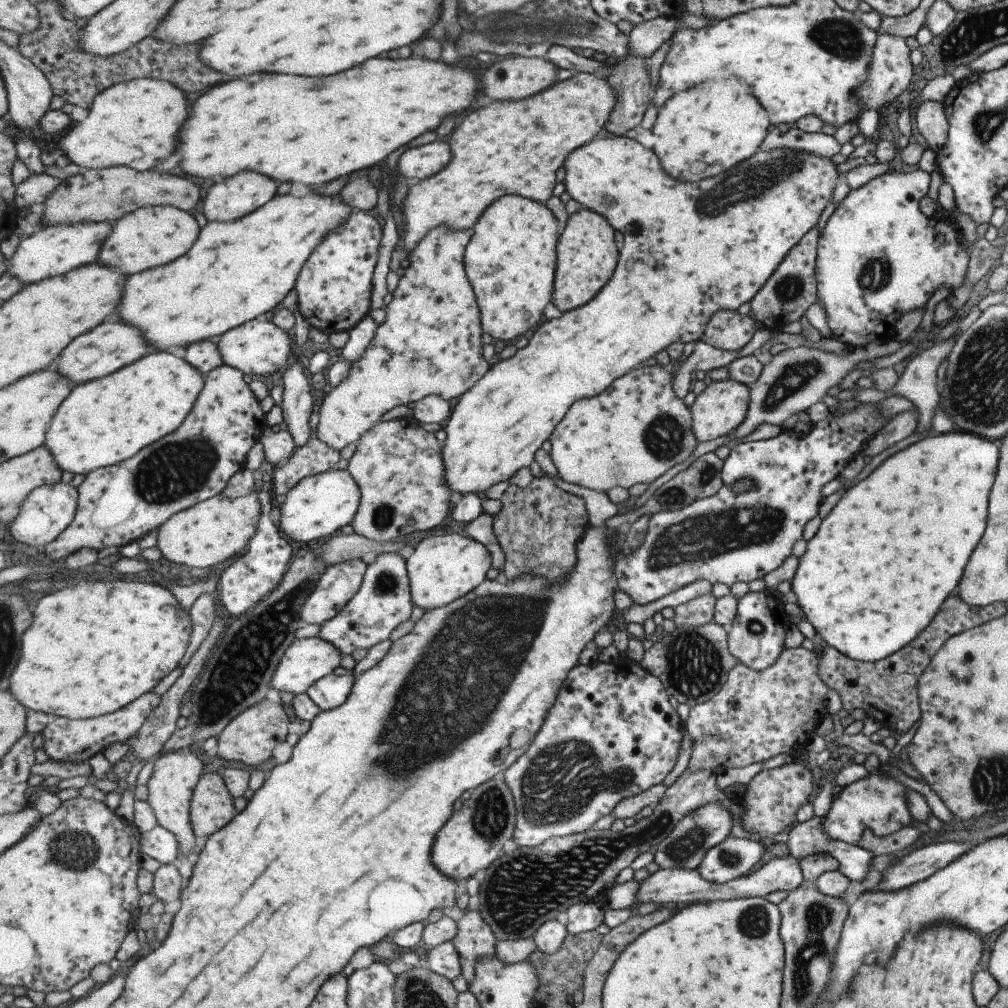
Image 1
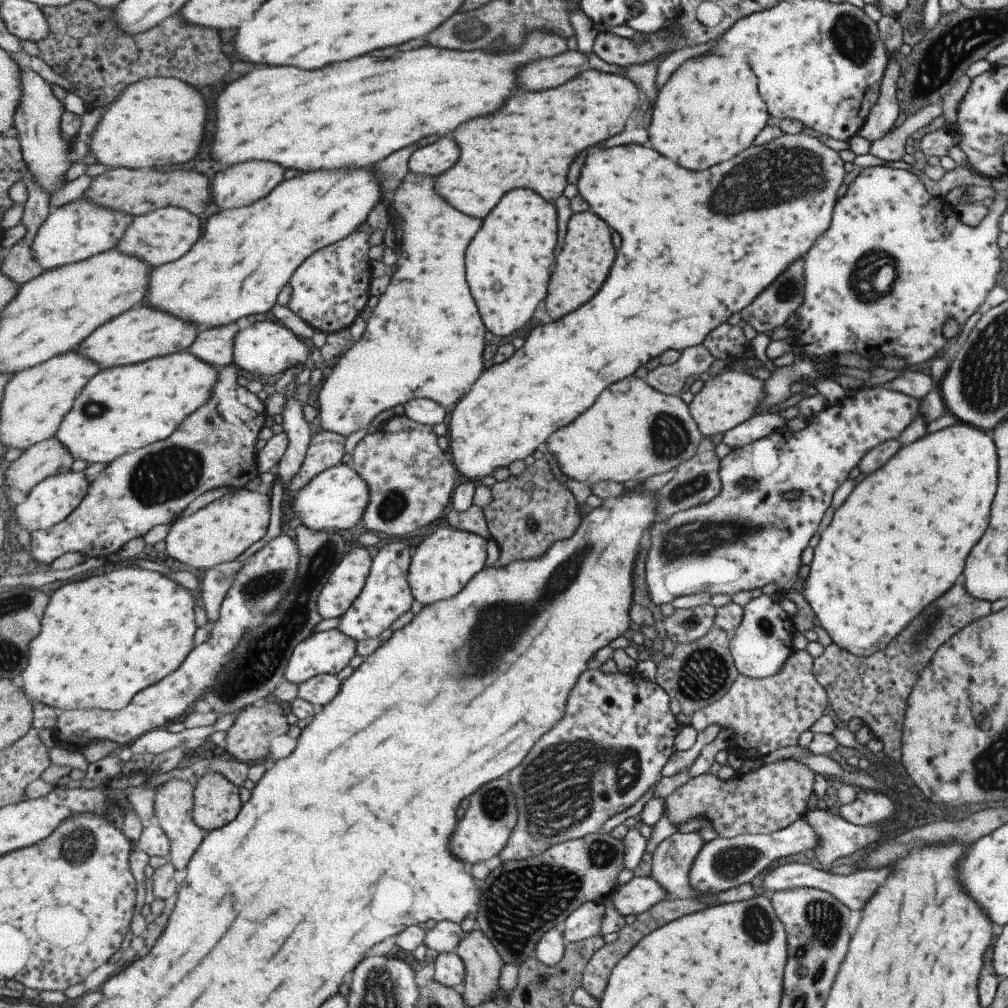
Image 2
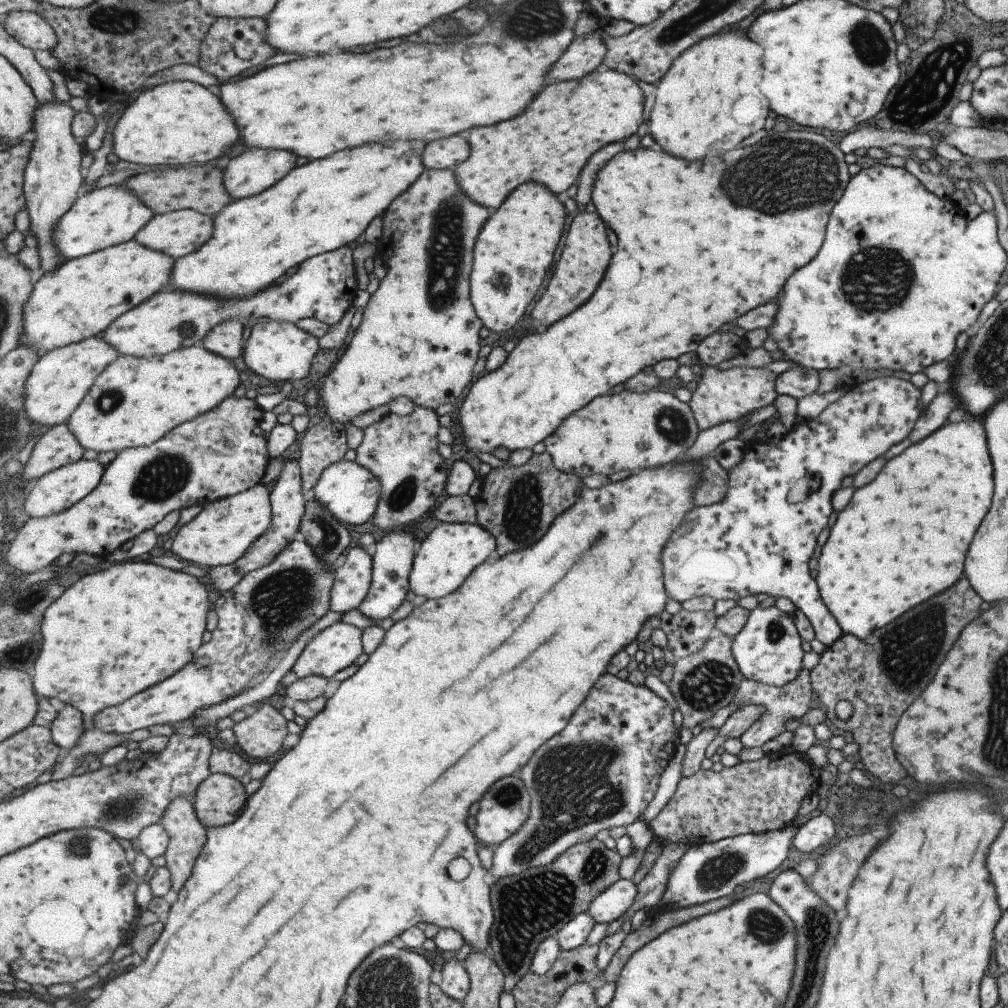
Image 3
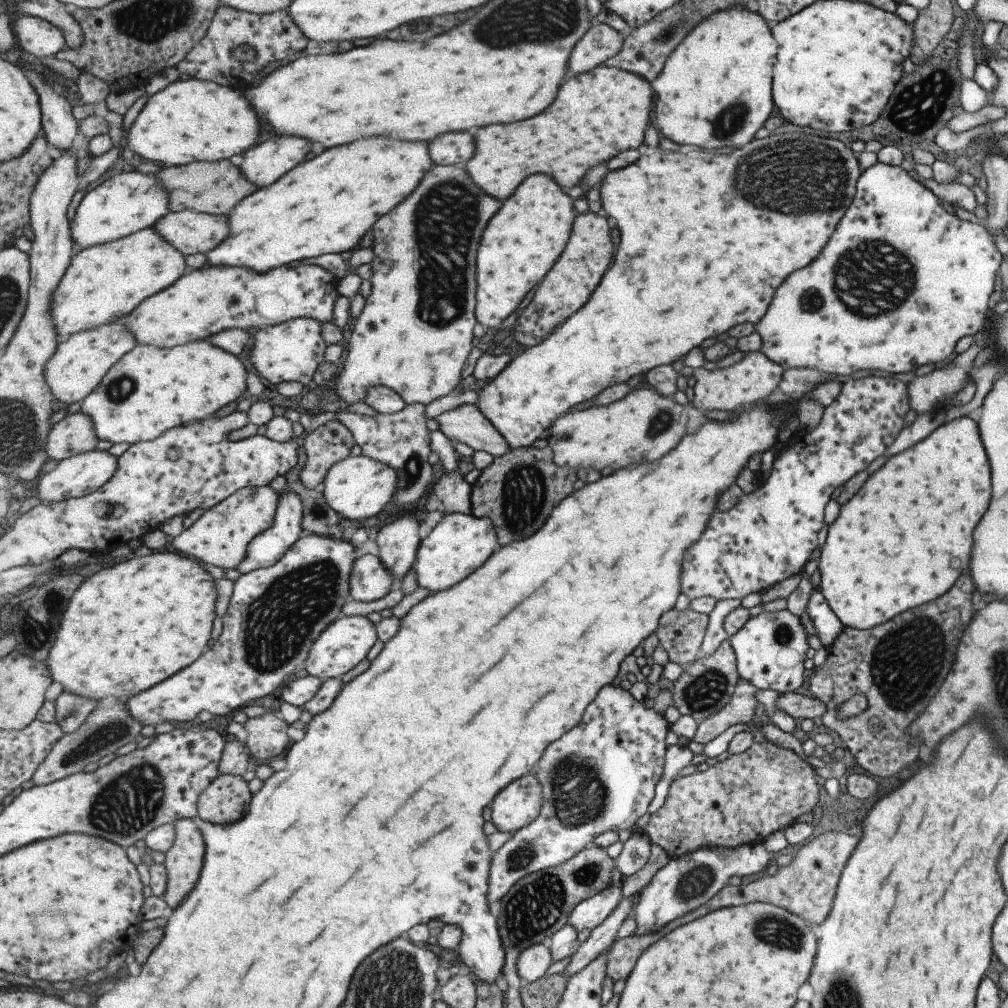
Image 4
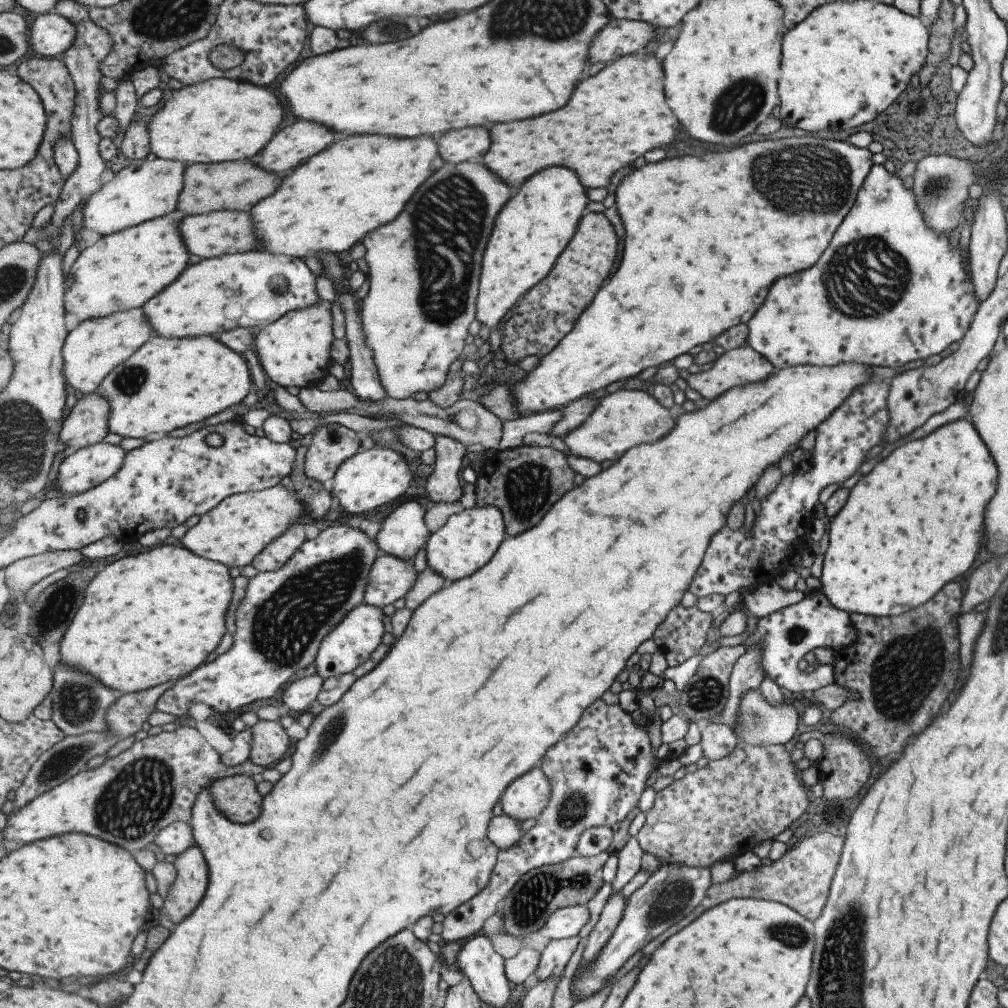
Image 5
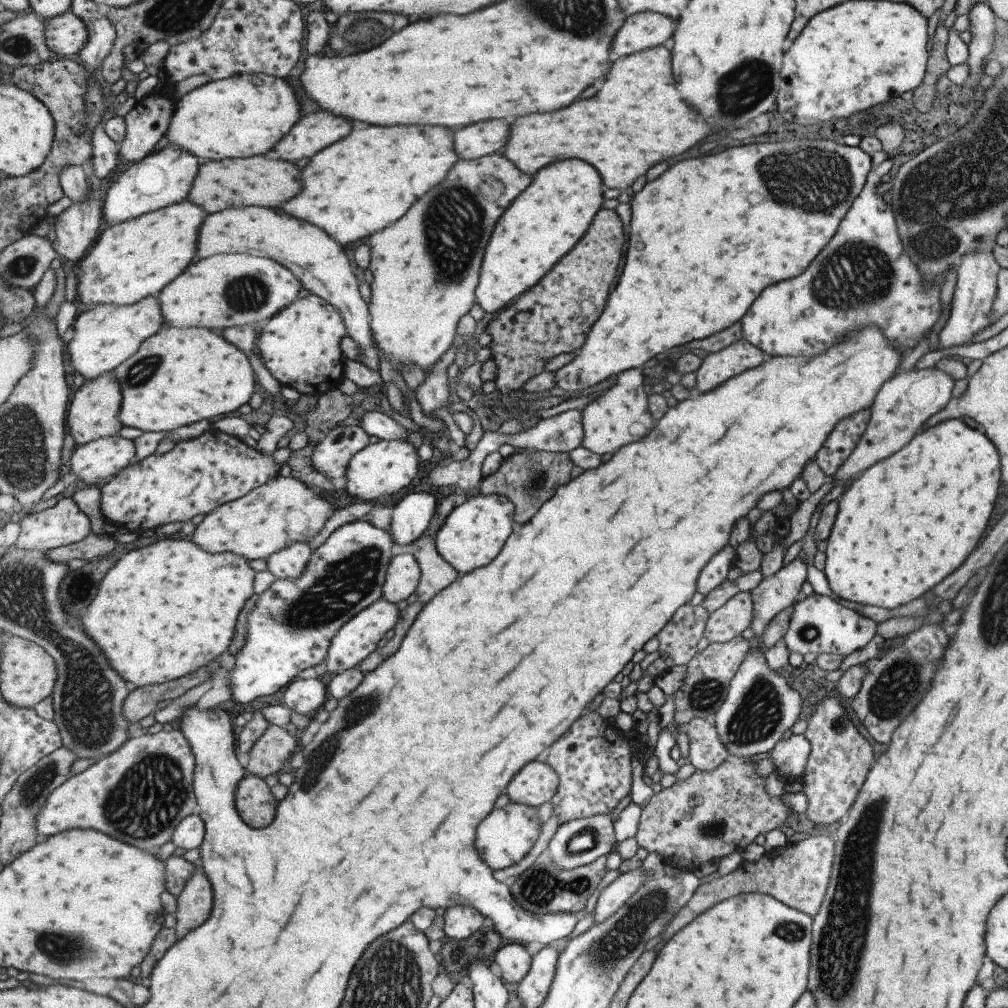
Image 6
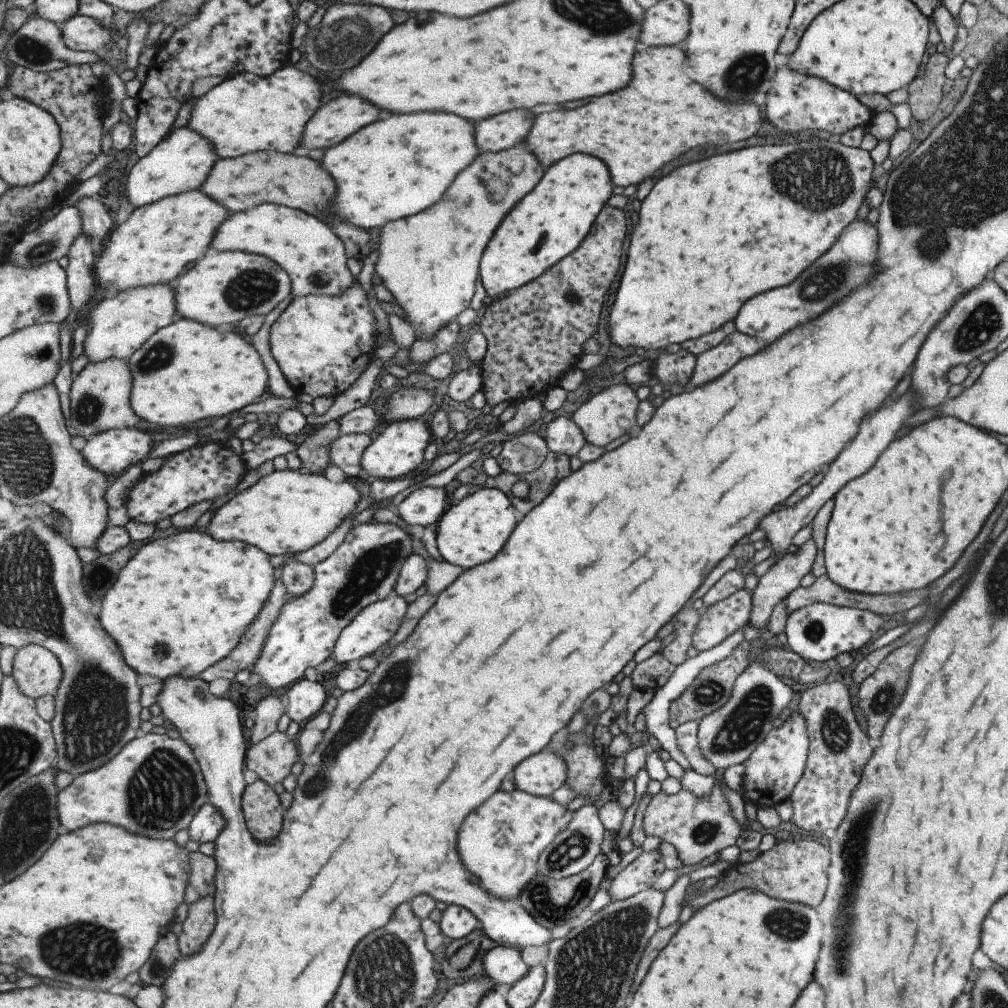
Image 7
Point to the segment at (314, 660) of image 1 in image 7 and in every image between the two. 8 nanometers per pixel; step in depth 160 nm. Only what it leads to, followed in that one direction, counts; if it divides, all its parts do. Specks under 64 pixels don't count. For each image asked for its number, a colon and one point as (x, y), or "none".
2: (325, 652)
3: (335, 648)
4: (344, 644)
5: (351, 643)
6: (360, 637)
7: (375, 626)

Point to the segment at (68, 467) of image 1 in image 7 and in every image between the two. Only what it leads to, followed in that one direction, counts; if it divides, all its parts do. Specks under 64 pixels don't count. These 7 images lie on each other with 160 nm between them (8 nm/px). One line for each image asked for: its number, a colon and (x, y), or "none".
2: (124, 408)
3: (136, 401)
4: (151, 390)
5: (169, 383)
6: (180, 376)
7: (187, 371)

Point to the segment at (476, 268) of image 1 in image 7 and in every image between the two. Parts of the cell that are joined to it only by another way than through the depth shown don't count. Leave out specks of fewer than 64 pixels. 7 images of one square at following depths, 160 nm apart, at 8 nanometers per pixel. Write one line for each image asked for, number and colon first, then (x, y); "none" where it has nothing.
2: (509, 261)
3: (511, 260)
4: (533, 227)
5: (533, 230)
6: (546, 222)
7: (552, 222)

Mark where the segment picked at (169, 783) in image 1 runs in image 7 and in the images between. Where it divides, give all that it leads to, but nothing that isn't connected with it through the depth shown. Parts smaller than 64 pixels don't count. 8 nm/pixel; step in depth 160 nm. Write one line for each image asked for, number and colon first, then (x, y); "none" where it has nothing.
2: (174, 806)
3: (188, 835)
4: (184, 861)
5: (187, 893)
6: (194, 905)
7: (199, 926)

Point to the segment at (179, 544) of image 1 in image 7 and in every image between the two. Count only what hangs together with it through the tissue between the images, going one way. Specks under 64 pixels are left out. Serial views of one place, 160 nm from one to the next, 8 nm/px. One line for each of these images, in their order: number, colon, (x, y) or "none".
2: (227, 527)
3: (221, 534)
4: (221, 536)
5: (234, 533)
6: (283, 512)
7: (289, 511)

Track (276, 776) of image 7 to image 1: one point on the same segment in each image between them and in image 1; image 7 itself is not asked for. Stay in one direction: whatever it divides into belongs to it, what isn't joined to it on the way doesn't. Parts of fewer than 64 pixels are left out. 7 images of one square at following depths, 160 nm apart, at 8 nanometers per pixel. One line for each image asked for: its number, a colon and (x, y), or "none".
1: (251, 738)
2: (250, 738)
3: (262, 735)
4: (267, 736)
5: (271, 742)
6: (271, 753)

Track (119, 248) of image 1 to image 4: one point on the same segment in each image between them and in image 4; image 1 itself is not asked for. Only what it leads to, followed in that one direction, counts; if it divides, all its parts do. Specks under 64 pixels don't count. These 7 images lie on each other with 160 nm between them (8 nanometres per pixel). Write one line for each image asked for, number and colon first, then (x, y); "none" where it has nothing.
2: (165, 235)
3: (178, 233)
4: (191, 231)

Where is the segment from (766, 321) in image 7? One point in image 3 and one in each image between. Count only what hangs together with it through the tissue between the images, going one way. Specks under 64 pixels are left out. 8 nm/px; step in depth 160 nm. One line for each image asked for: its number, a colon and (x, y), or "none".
3: (900, 272)
4: (843, 312)
5: (887, 290)
6: (861, 277)

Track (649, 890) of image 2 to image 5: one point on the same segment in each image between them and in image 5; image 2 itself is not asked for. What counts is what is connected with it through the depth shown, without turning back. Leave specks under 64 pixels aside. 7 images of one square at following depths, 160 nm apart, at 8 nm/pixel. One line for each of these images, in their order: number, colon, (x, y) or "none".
3: (612, 904)
4: (590, 913)
5: (566, 922)

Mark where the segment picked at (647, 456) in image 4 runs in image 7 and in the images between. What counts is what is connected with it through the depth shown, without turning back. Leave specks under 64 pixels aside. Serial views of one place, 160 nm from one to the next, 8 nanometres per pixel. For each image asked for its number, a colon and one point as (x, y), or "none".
5: (613, 428)
6: (617, 417)
7: (612, 412)

